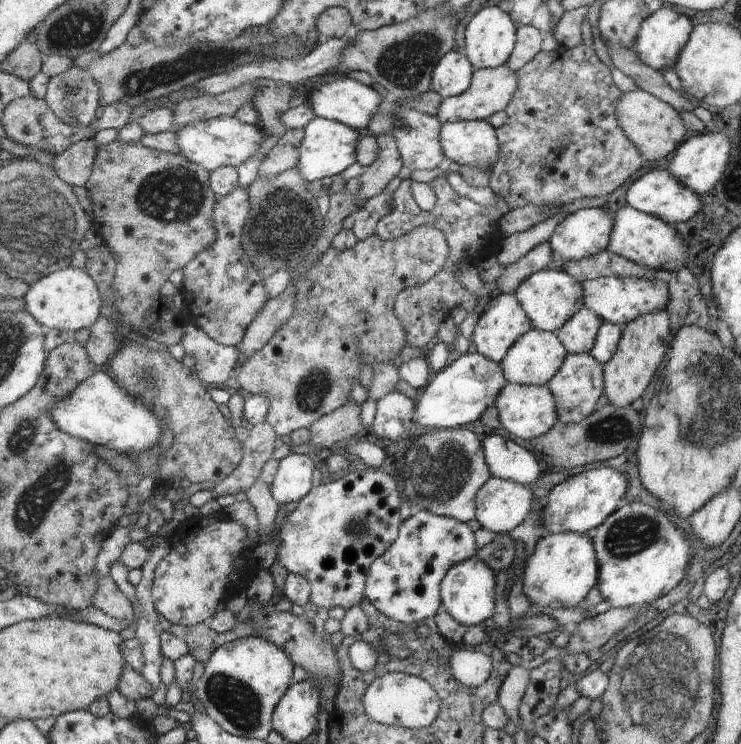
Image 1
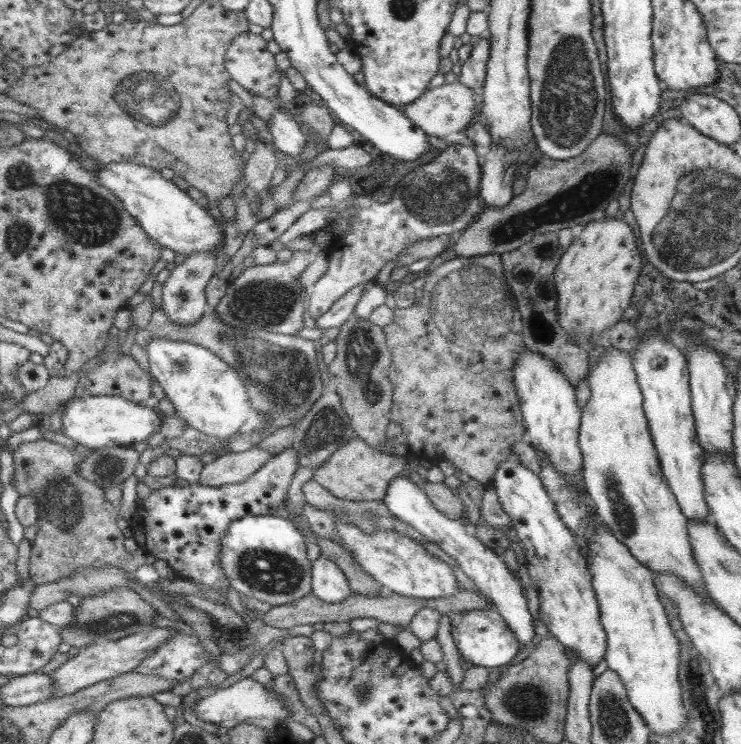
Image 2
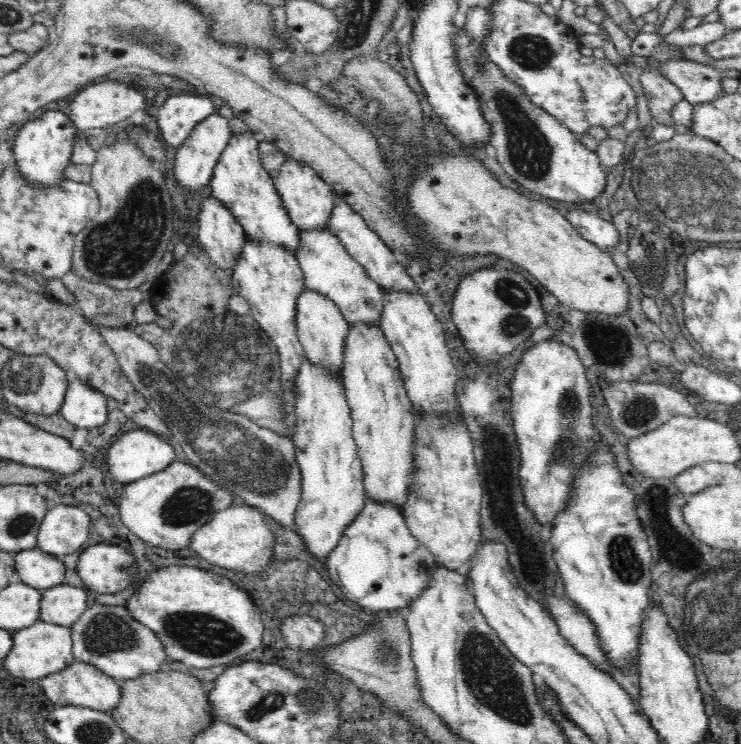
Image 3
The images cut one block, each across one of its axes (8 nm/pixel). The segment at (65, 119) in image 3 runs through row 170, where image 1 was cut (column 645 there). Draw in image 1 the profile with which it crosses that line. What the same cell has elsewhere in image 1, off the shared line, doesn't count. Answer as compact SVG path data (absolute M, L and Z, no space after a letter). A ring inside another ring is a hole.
M660 7L642 22L632 50L654 70L674 69L692 29L686 16L672 8Z

